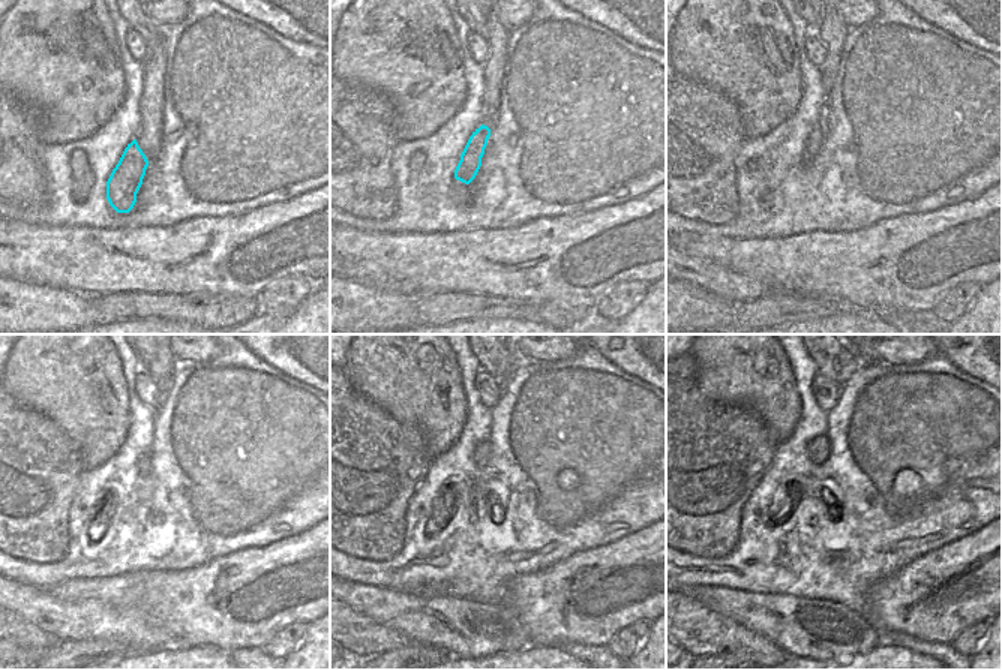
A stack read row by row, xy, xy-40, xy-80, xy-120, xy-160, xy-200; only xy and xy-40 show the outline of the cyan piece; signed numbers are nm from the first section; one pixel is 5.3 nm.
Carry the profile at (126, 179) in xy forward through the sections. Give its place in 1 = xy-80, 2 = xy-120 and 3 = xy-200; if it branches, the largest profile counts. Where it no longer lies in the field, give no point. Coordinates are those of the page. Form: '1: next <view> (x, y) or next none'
1: next xy-80 (815, 140)
2: next xy-120 (143, 465)
3: next xy-200 (819, 447)

